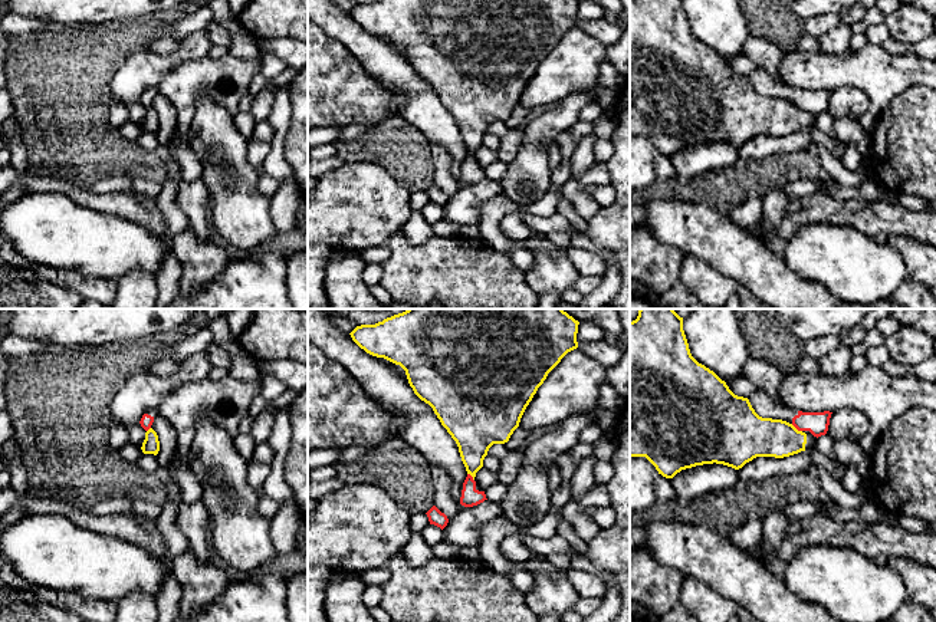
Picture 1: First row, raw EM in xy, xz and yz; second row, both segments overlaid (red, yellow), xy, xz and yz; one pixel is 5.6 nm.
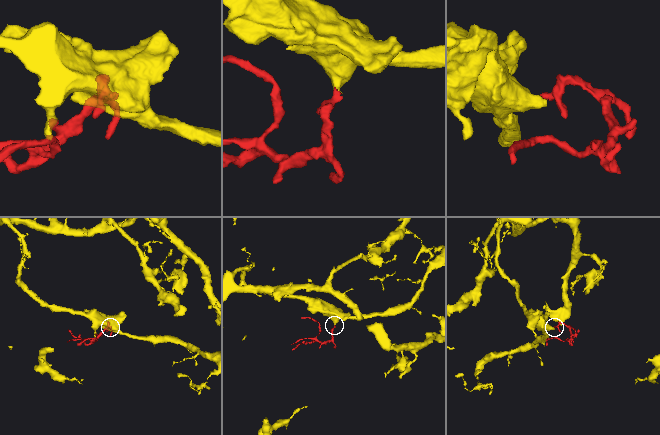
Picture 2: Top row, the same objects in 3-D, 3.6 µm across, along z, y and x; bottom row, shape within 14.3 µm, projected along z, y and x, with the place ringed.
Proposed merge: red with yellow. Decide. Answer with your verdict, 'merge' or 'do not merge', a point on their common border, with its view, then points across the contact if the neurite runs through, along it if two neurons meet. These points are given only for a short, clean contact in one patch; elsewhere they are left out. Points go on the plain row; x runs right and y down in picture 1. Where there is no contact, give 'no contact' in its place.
do not merge | yz (797, 107) | along yz (791, 102), (801, 109)

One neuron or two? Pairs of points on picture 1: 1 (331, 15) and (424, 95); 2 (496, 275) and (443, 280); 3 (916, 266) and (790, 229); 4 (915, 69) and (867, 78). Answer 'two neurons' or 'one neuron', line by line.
1: one neuron
2: one neuron
3: two neurons
4: one neuron

